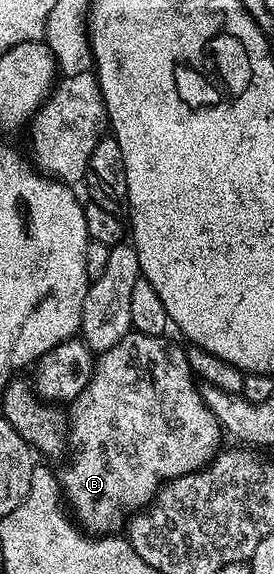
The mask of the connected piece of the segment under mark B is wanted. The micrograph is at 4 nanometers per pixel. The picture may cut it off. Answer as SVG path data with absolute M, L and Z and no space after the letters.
M134 329L128 331L125 337L121 337L121 341L117 341L117 345L113 345L113 349L102 352L96 358L95 372L91 374L89 385L85 385L85 389L81 389L79 396L71 400L69 404L69 456L71 455L71 460L64 465L63 471L58 472L59 484L63 486L63 497L70 514L89 535L102 537L122 532L129 516L146 508L164 483L179 478L183 474L202 470L220 450L219 422L217 417L213 417L209 405L205 405L200 384L191 373L186 350L182 346L179 348L177 344L170 343L169 340L167 335L146 335Z

